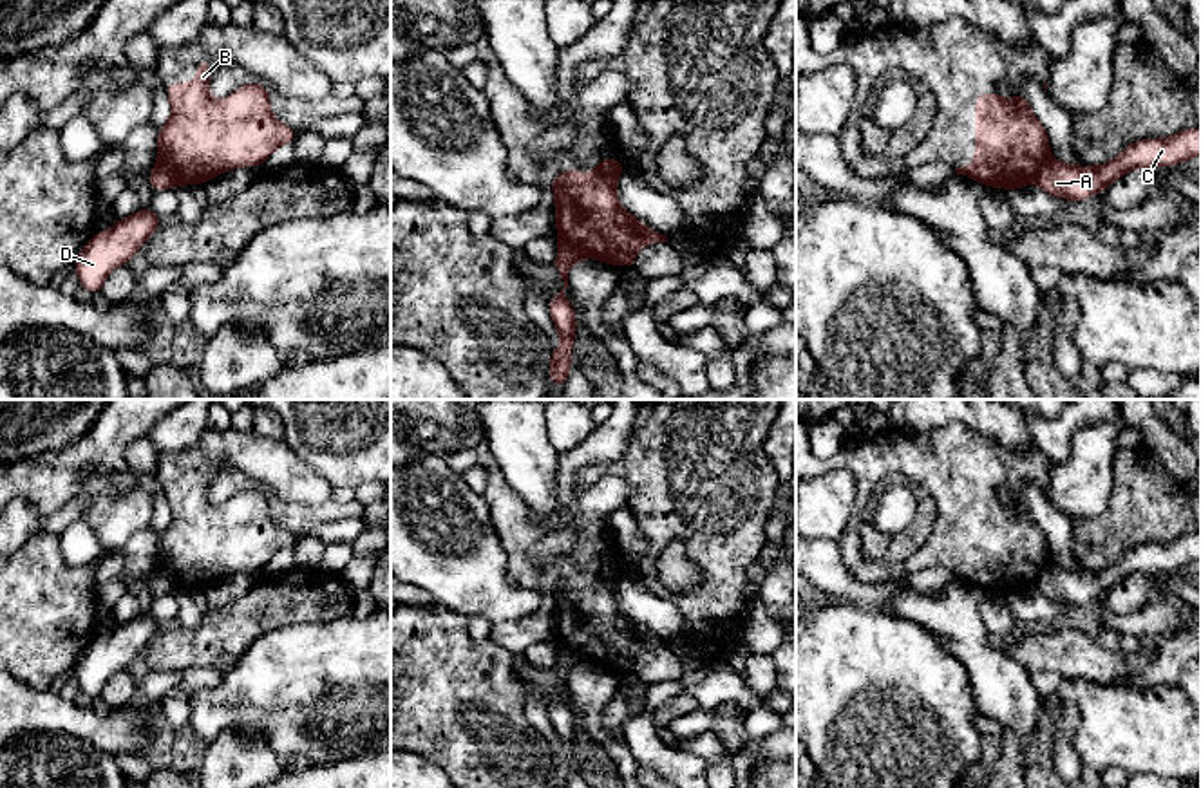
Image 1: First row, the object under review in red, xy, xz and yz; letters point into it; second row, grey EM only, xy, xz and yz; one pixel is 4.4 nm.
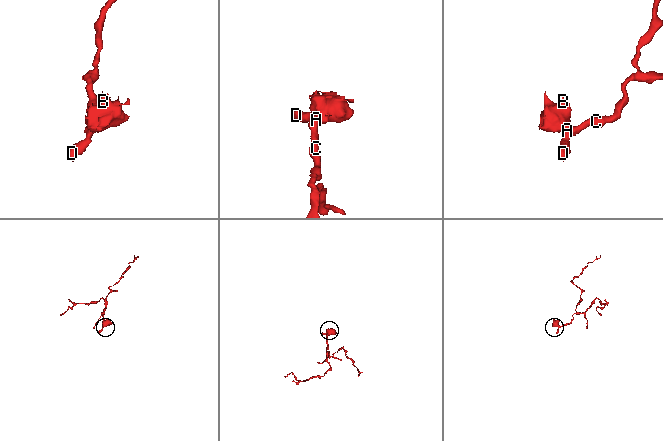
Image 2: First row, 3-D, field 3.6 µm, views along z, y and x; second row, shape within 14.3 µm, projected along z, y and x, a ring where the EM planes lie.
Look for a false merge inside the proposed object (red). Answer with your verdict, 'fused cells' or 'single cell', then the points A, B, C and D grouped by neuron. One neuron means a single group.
fused cells; A C D / B

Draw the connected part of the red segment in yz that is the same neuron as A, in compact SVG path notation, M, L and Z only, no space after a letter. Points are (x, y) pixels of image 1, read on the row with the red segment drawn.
M1185 128L1163 139L1141 139L1102 166L1073 166L1047 157L1036 175L1036 184L1049 195L1085 201L1091 193L1102 193L1112 181L1132 168L1176 166L1201 154L1201 130Z

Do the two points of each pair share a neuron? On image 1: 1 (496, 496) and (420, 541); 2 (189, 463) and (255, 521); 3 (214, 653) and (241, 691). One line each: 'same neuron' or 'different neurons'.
1: different neurons
2: same neuron
3: different neurons

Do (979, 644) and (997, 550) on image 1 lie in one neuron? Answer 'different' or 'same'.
different

